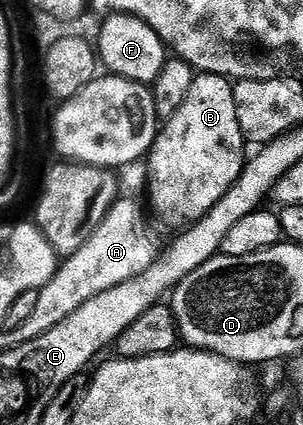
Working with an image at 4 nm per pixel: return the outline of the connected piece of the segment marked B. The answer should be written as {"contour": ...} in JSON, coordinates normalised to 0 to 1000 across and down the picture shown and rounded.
{"contour":[[[667,174],[644,176],[630,209],[620,212],[617,226],[607,231],[604,245],[568,268],[561,280],[525,299],[521,320],[508,327],[508,339],[495,346],[482,386],[482,433],[495,440],[495,489],[571,541],[601,541],[617,532],[657,518],[663,508],[680,508],[700,494],[700,485],[713,485],[713,475],[726,475],[726,466],[739,466],[739,456],[752,449],[776,428],[785,426],[785,414],[818,374],[818,336],[809,322],[799,320],[792,287],[779,278],[779,231],[772,228],[772,198],[756,186],[726,176]]]}

